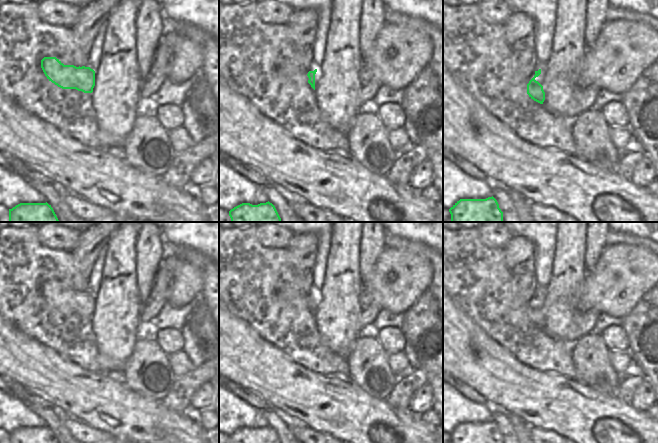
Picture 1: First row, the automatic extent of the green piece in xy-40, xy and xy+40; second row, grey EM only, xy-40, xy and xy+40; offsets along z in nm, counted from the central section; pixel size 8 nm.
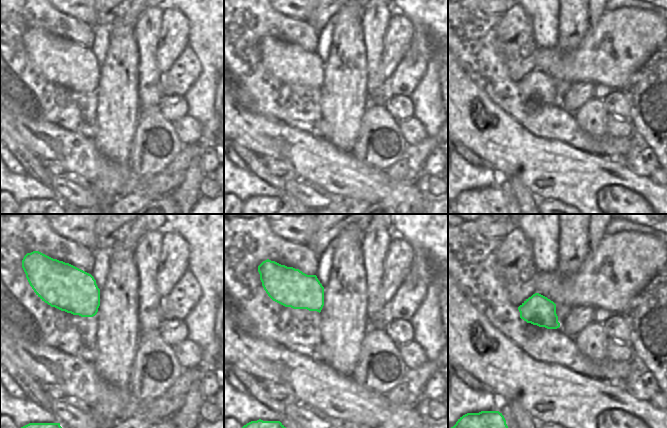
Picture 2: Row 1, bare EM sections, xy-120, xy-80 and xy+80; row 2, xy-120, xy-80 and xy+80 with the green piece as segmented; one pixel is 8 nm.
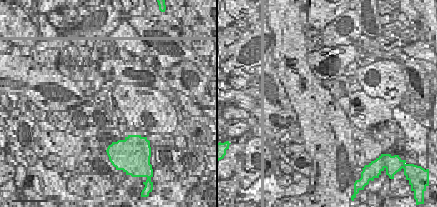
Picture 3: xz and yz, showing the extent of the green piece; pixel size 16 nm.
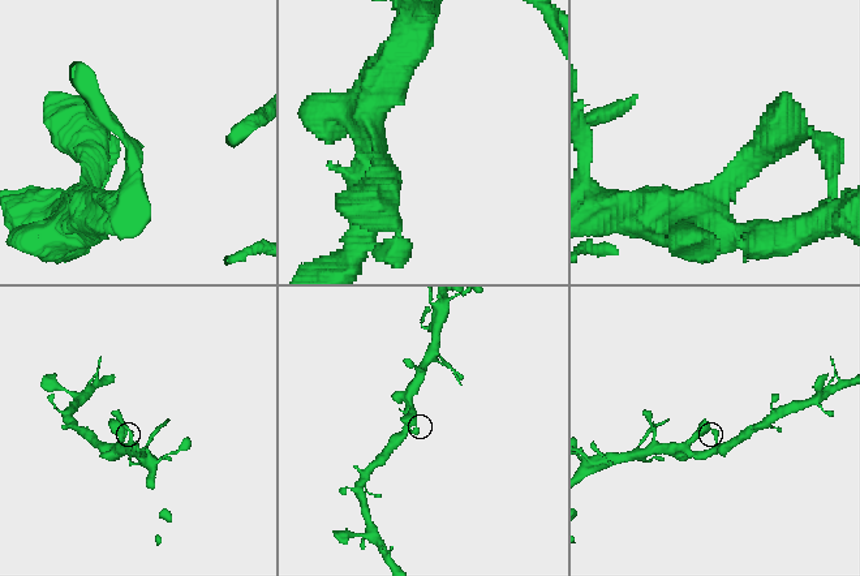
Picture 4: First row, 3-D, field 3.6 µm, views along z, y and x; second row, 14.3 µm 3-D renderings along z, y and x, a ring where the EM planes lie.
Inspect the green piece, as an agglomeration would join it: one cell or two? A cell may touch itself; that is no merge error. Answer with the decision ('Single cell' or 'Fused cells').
Single cell

